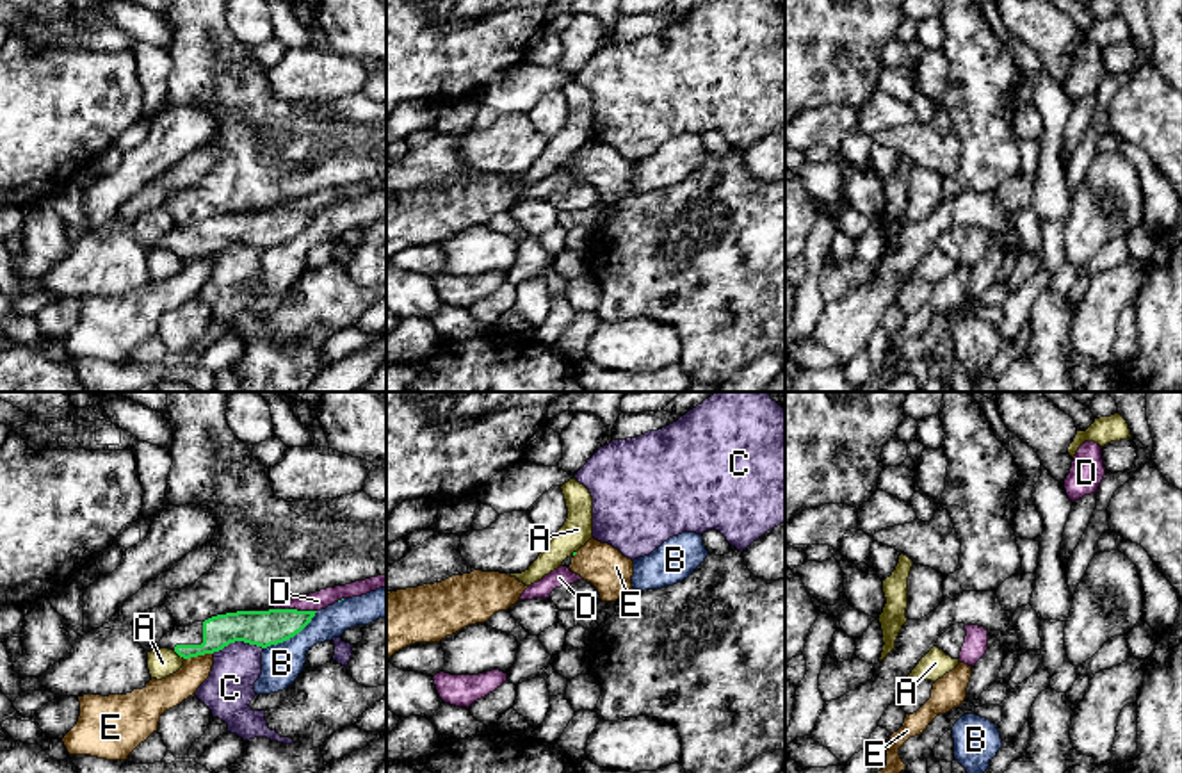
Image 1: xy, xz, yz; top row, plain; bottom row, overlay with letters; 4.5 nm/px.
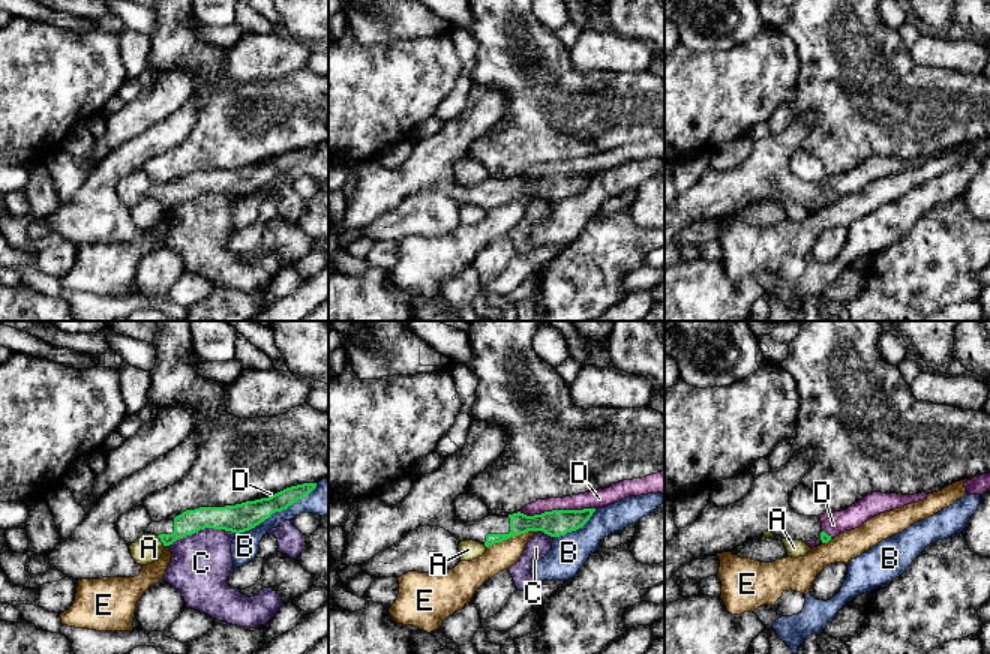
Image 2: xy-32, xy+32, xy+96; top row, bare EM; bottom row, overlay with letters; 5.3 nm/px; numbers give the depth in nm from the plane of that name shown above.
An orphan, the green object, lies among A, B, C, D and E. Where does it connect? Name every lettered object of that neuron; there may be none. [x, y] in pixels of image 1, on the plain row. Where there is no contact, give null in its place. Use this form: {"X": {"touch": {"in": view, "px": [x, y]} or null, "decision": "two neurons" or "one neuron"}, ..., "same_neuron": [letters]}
{"A": {"touch": {"in": "xy", "px": [178, 255]}, "decision": "two neurons"}, "B": {"touch": {"in": "xy", "px": [291, 237]}, "decision": "two neurons"}, "C": {"touch": {"in": "xy", "px": [237, 241]}, "decision": "two neurons"}, "D": {"touch": {"in": "xy", "px": [282, 211]}, "decision": "two neurons"}, "E": {"touch": {"in": "xy", "px": [198, 255]}, "decision": "two neurons"}, "same_neuron": []}

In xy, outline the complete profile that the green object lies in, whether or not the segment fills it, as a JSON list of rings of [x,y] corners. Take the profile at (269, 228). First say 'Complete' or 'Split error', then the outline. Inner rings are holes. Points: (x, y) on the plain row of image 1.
Split error. [[[269,210],[217,216],[192,226],[174,226],[157,249],[174,251],[183,260],[219,253],[235,242],[267,249],[299,235],[315,214]]]

